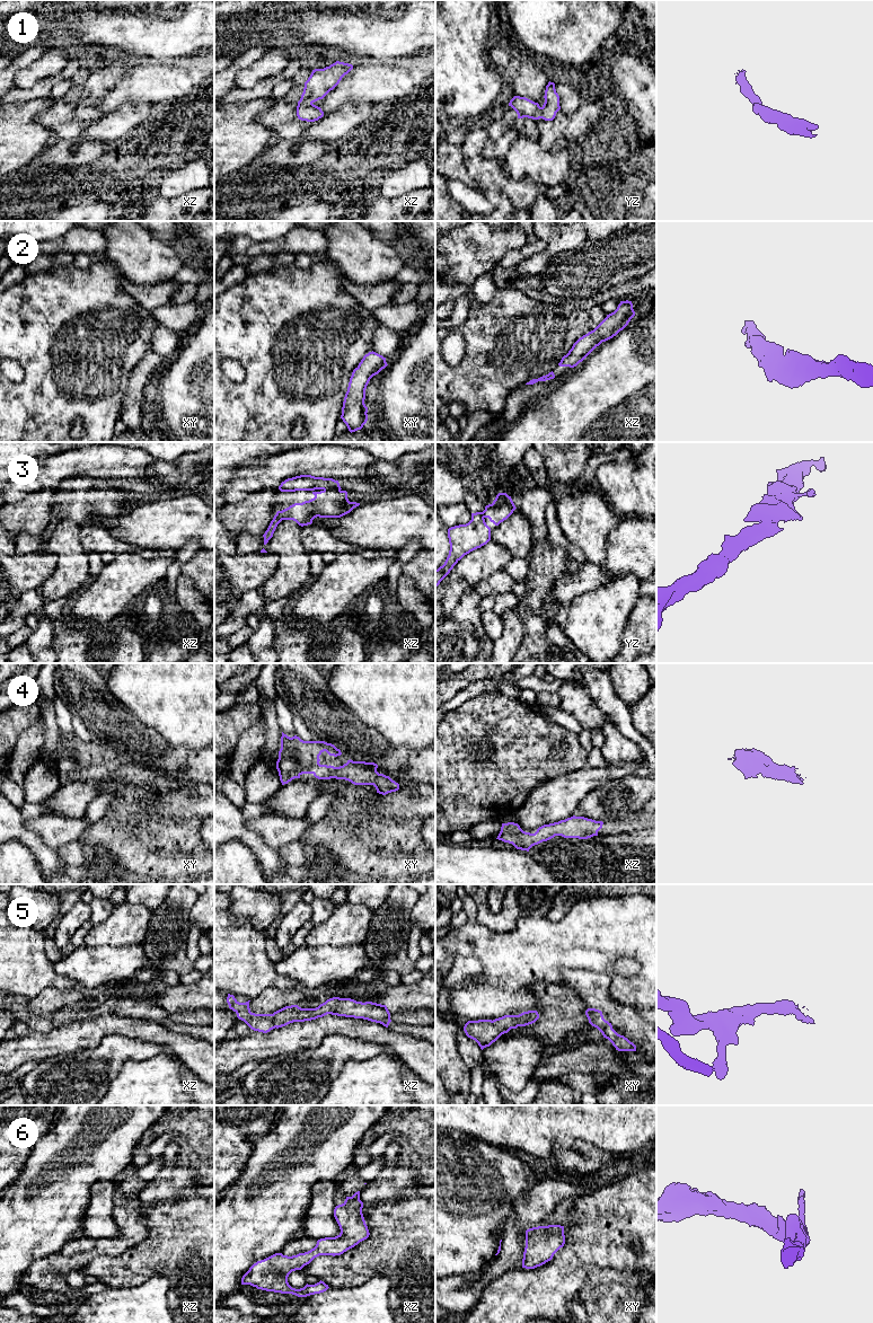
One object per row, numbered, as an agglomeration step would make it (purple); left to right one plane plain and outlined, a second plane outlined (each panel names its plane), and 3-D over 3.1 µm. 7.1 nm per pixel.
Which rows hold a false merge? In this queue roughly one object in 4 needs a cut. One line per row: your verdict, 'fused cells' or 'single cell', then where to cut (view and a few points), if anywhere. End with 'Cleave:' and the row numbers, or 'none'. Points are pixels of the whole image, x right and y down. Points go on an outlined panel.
1: single cell; cut none
2: single cell; cut none
3: single cell; cut none
4: single cell; cut none
5: single cell; cut none
6: single cell; cut none
Cleave: none

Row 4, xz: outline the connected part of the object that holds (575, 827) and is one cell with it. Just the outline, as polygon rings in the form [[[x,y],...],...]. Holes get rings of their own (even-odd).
[[[571,817],[558,822],[544,824],[535,834],[523,831],[518,823],[502,823],[501,831],[496,839],[512,844],[517,849],[527,850],[555,836],[564,838],[588,839],[598,836],[602,828],[602,821],[596,821],[584,817]]]

